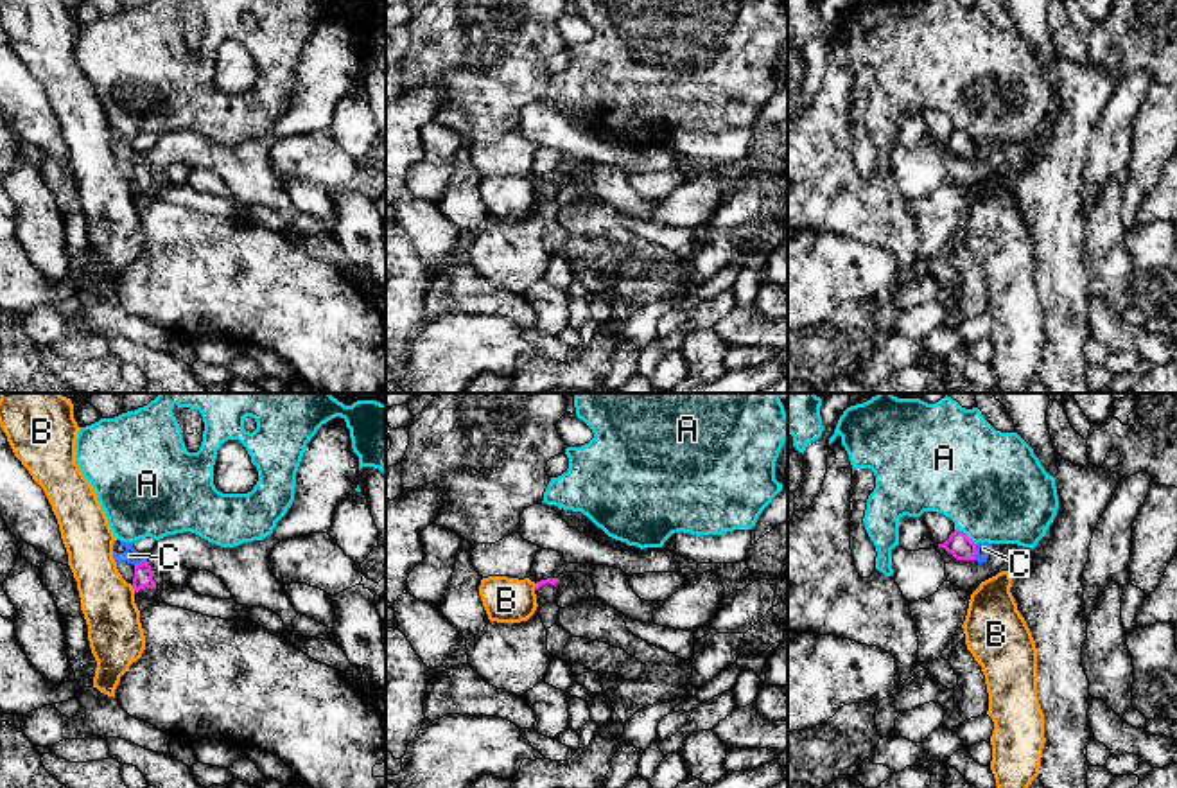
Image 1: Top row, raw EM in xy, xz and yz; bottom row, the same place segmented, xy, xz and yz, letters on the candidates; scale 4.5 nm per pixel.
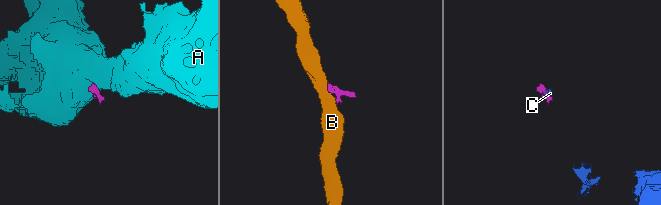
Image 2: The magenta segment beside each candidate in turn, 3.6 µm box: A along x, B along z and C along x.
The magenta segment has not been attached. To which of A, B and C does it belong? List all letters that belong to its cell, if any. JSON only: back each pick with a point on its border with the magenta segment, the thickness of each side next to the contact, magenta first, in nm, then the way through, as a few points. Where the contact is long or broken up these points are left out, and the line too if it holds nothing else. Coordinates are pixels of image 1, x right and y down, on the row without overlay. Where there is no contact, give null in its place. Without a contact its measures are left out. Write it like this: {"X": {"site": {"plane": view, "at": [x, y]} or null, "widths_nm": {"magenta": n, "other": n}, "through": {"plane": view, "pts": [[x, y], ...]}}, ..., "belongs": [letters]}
{"belongs": []}

